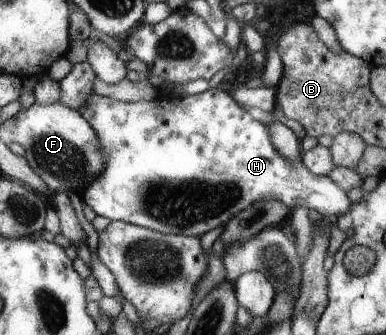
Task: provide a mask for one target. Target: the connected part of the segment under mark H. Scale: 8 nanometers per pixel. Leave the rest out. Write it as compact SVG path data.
M213 87L203 92L203 94L187 97L169 96L167 92L164 92L153 100L136 101L134 103L116 101L110 97L94 93L91 94L91 100L87 102L85 110L80 113L95 129L97 140L100 140L101 148L104 149L105 156L107 157L107 163L101 175L97 176L85 188L80 198L97 216L102 216L103 218L107 218L107 220L123 221L147 229L153 229L159 233L202 236L206 232L209 232L209 230L217 228L217 226L226 225L233 216L239 215L245 208L249 208L249 206L253 206L253 204L257 204L261 200L269 200L269 198L281 200L285 206L289 206L289 209L297 208L297 206L305 206L305 208L317 210L323 217L334 219L340 219L341 216L347 215L349 208L353 206L345 190L332 177L317 176L309 172L308 168L305 168L302 160L289 160L289 158L281 156L281 153L277 152L275 145L272 143L271 130L268 128L268 125L255 120L251 114L245 112L223 88Z

